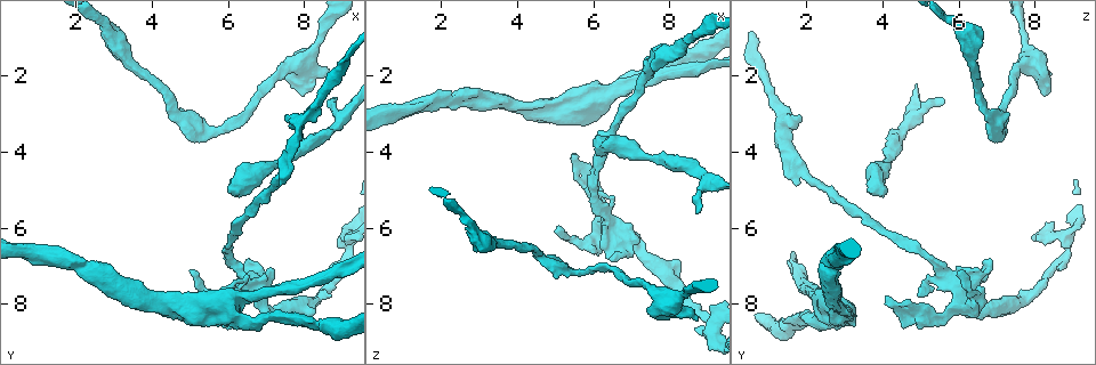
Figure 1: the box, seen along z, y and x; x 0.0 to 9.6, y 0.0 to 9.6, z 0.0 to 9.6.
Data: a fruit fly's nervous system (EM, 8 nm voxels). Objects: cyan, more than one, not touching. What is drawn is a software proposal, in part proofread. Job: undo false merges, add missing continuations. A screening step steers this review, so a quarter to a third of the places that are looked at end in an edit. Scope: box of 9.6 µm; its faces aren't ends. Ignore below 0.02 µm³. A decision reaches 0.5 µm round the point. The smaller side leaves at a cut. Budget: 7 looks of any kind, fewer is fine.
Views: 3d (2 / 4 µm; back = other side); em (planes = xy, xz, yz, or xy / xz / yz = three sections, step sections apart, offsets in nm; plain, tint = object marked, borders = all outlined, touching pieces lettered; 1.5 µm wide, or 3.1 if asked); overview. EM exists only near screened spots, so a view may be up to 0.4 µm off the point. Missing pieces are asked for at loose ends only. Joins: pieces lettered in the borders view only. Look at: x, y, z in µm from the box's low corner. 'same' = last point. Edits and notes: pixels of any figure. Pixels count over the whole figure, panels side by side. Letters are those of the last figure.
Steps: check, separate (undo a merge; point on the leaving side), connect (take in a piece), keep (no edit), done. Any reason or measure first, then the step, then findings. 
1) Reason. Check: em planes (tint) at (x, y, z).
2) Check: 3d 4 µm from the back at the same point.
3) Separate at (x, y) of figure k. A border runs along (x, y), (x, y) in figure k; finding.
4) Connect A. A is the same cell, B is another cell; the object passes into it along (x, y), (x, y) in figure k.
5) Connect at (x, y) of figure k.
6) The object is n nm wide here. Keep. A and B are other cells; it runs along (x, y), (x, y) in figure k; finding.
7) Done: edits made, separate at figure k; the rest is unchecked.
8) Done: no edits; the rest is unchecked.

Check: em xz step 8 (tint) at (8.35, 8.50, 1.45).

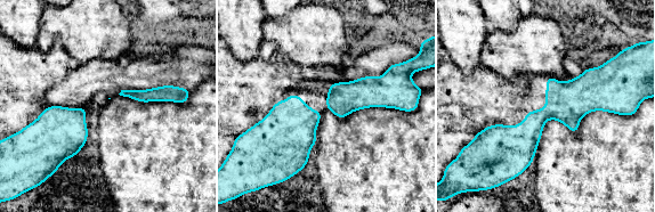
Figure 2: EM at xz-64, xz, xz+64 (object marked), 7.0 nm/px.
Check: em planes (tint) at the same point.

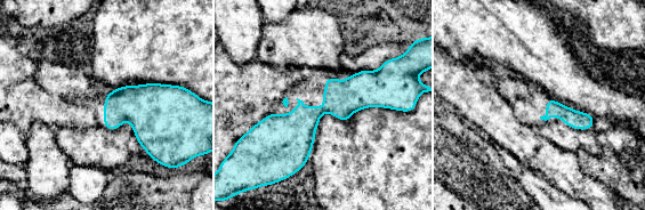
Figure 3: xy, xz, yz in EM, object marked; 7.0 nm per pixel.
See the neighbours. Check: em planes (borders) at the same point.

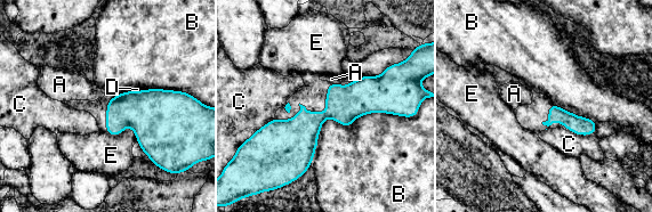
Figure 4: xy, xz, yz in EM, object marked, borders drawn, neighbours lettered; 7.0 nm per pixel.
The object is 110 nm wide here. Keep. A, B, C, D and E are other cells; a border runs along (276, 117), (267, 121), (244, 140) in figure 4; all the same neuron.

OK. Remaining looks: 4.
Free end. Check: 3d 4 µm from the back at (5.00, 7.10, 6.10).

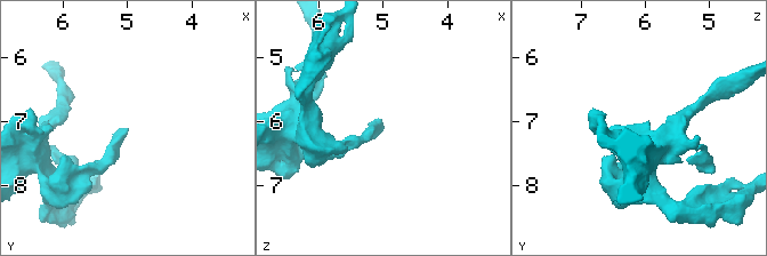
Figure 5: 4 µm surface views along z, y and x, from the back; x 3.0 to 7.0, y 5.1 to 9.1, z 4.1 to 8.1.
Check: em yz step 8 (borders) at (5.00, 7.10, 6.10).

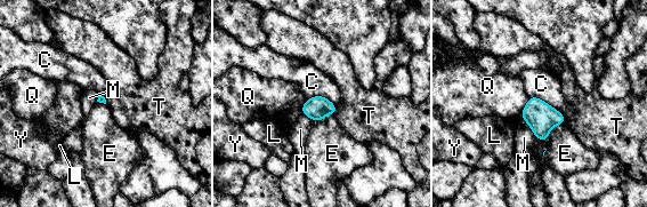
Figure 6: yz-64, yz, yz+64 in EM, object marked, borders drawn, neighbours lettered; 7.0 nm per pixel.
Keep. C, E, L, M, Q, T and Y are other cells; a border runs along (337, 105), (334, 116) in figure 6; none of them fits.

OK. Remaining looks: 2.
Branch stops here. Check: em planes (borders) at (8.00, 2.55, 8.20).

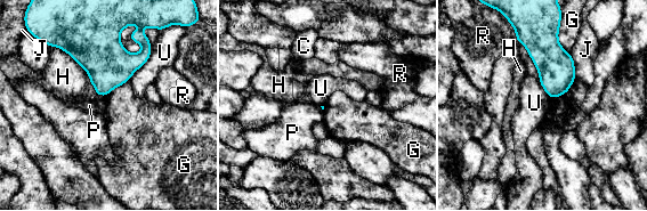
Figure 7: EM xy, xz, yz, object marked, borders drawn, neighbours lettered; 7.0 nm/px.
The longest contact is with H, 380 nm. Keep. C, G, H, J, P, R and U are other cells; no lettered piece goes on from it.

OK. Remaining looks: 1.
Done: no edits; the rest is unchecked.

